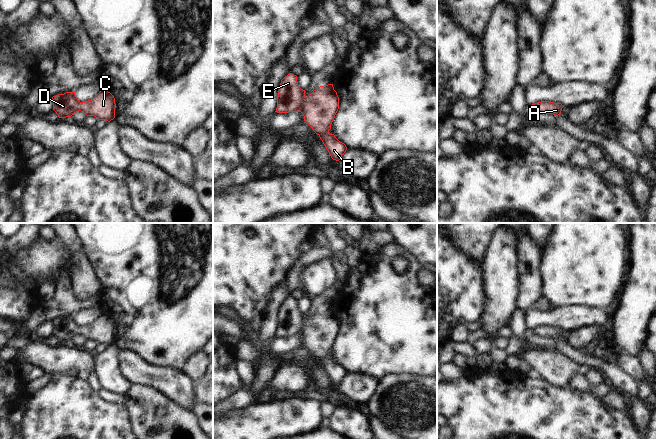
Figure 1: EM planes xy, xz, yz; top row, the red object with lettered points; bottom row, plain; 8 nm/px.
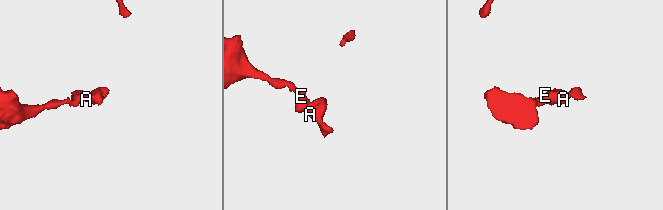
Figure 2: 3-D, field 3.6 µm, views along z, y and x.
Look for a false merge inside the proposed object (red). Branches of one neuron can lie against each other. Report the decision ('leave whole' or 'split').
leave whole

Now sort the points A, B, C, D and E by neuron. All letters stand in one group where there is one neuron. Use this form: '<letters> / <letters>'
A B C D E

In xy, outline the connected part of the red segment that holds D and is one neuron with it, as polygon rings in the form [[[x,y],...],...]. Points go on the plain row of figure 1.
[[[106,313],[101,314],[93,323],[80,326],[75,316],[66,316],[52,321],[53,334],[59,342],[71,341],[81,335],[87,340],[110,346],[115,342],[115,322]]]

